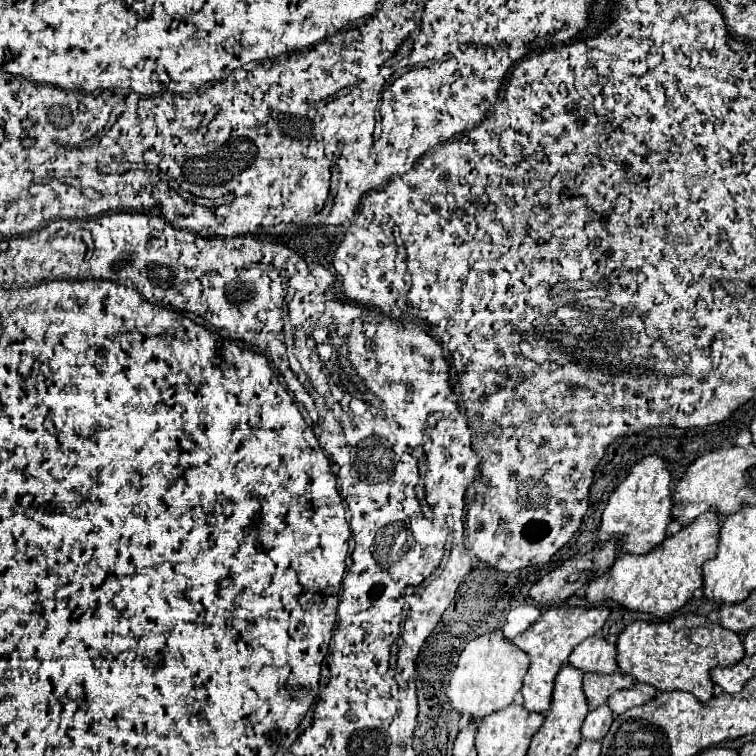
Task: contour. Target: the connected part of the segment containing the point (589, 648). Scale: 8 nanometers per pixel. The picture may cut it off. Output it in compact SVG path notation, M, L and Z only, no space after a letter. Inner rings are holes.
M594 634L582 640L570 654L568 662L584 672L602 672L610 674L616 672L616 646L608 642L606 636Z

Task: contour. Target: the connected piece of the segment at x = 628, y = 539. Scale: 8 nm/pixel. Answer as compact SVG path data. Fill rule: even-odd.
M650 454L640 458L620 482L620 486L608 498L602 514L602 526L598 542L616 534L622 548L632 554L646 554L666 538L666 528L672 522L672 472L668 470L668 460L660 454Z

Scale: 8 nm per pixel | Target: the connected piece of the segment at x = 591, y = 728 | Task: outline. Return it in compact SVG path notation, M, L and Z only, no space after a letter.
M600 704L592 712L588 712L588 716L586 716L584 724L582 724L582 738L586 738L586 740L602 740L606 736L606 732L610 730L612 716L614 714L610 712L608 704Z

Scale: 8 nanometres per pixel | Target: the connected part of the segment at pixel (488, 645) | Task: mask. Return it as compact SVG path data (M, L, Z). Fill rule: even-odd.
M490 630L482 636L476 636L464 652L460 654L458 666L450 678L448 684L448 698L462 716L470 718L484 718L504 706L508 706L516 694L522 688L522 680L526 676L526 668L530 666L530 660L520 648L514 648L512 642L508 642L502 634L502 630Z

